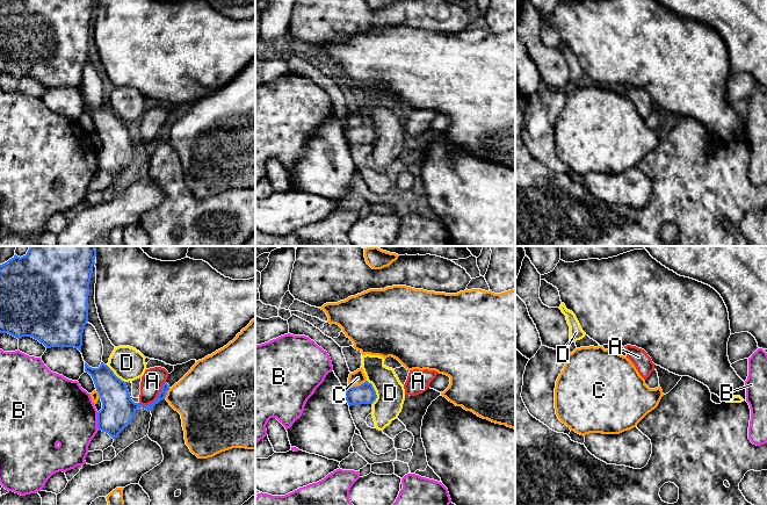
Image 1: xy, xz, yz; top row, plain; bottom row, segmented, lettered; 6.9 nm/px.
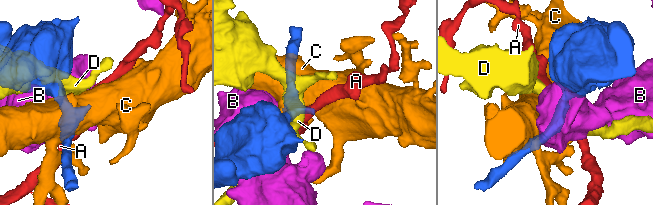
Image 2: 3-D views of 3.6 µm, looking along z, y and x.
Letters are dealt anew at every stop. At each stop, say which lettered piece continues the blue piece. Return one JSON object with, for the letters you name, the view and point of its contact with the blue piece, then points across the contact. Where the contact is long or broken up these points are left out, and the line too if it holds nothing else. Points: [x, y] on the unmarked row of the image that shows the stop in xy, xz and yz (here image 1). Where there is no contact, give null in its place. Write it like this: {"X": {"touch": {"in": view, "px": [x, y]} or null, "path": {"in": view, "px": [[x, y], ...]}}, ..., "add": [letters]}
{"add": []}

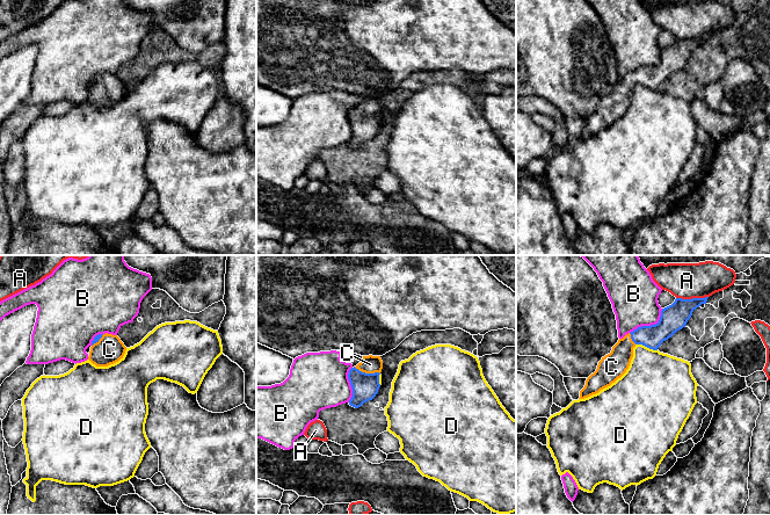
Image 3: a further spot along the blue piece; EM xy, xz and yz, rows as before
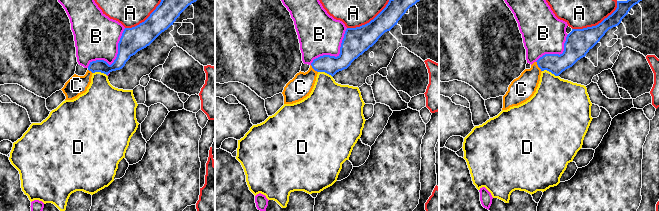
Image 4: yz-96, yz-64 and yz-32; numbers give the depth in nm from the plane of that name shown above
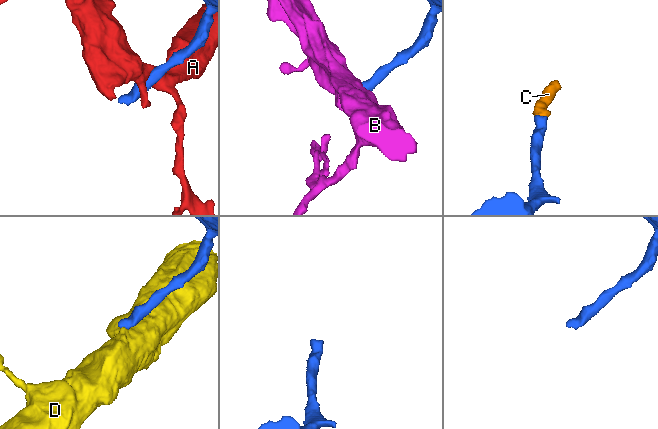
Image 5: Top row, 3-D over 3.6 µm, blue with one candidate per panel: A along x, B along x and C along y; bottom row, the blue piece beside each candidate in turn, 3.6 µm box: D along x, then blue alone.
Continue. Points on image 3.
{"C": {"touch": {"in": "xz", "px": [367, 114]}, "path": {"in": "xz", "px": [[365, 127], [367, 114], [370, 104]]}}, "add": ["C"]}

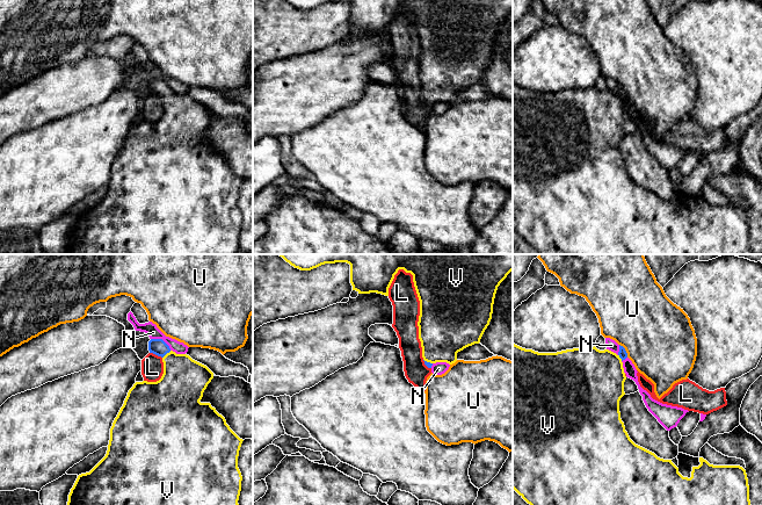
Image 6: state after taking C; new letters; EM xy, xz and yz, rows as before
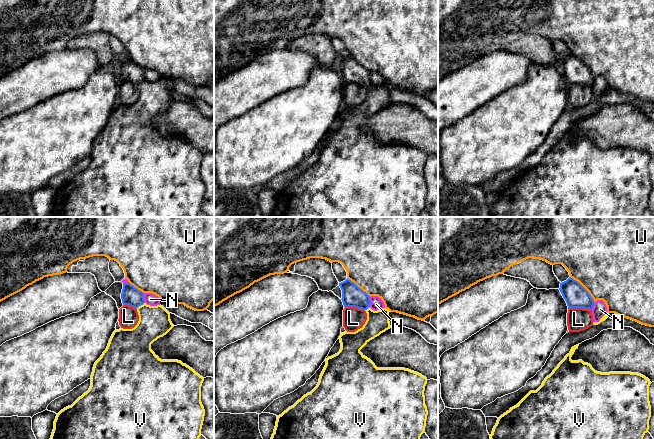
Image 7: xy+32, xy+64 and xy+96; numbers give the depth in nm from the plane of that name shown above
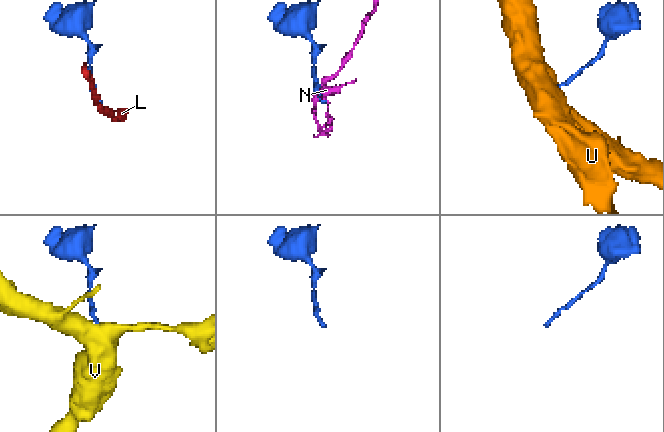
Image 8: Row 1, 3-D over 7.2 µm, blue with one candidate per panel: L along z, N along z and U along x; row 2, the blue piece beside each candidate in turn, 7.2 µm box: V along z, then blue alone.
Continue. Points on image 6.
{"V": {"touch": {"in": "xy", "px": [166, 93]}, "path": {"in": "xy", "px": [[159, 87], [166, 93], [180, 110], [183, 121]]}}, "add": ["V"]}

